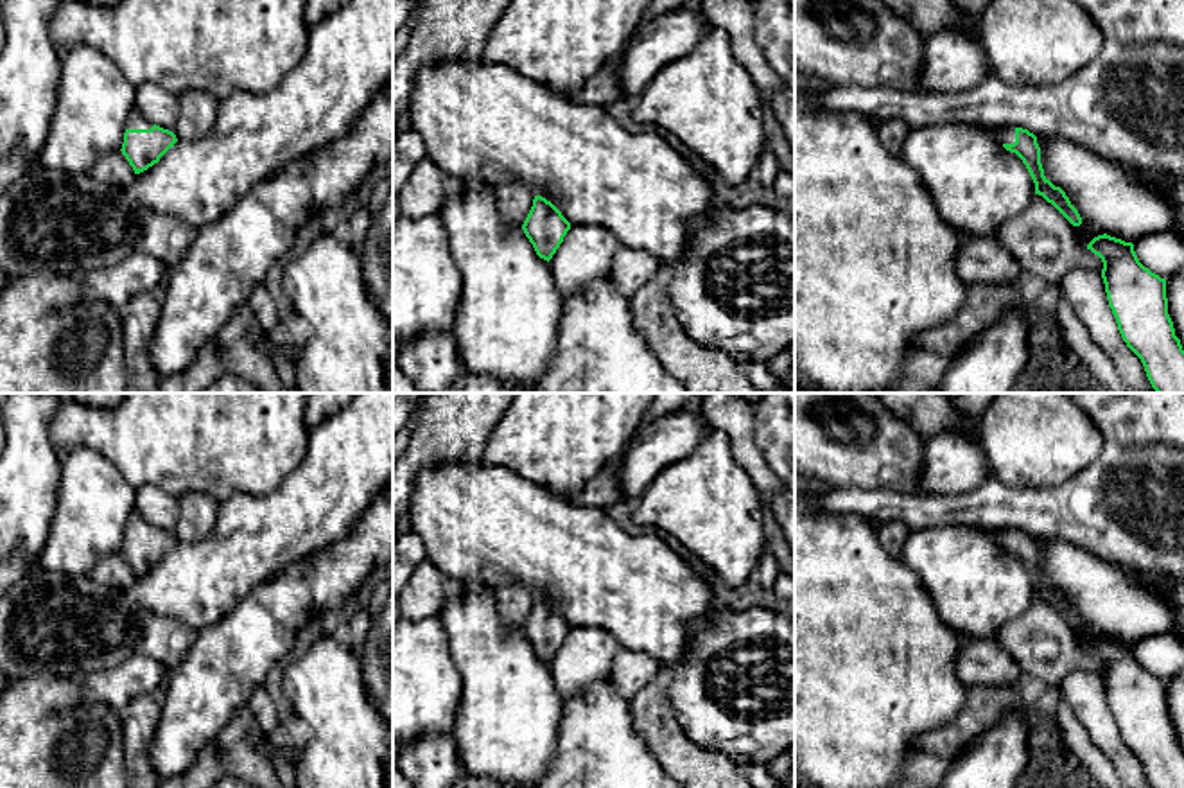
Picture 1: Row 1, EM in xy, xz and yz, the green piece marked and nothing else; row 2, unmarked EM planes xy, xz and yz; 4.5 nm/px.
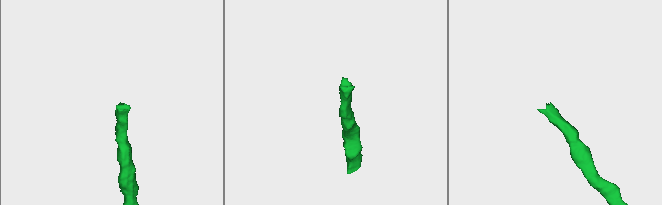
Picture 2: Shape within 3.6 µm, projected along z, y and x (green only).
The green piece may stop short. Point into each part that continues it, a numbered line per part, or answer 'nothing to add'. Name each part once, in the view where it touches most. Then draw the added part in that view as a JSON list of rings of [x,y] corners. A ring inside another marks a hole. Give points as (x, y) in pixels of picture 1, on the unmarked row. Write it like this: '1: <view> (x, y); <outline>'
1: xy (135, 523); [[[136,510],[126,522],[126,531],[151,531],[154,526],[147,522]]]

